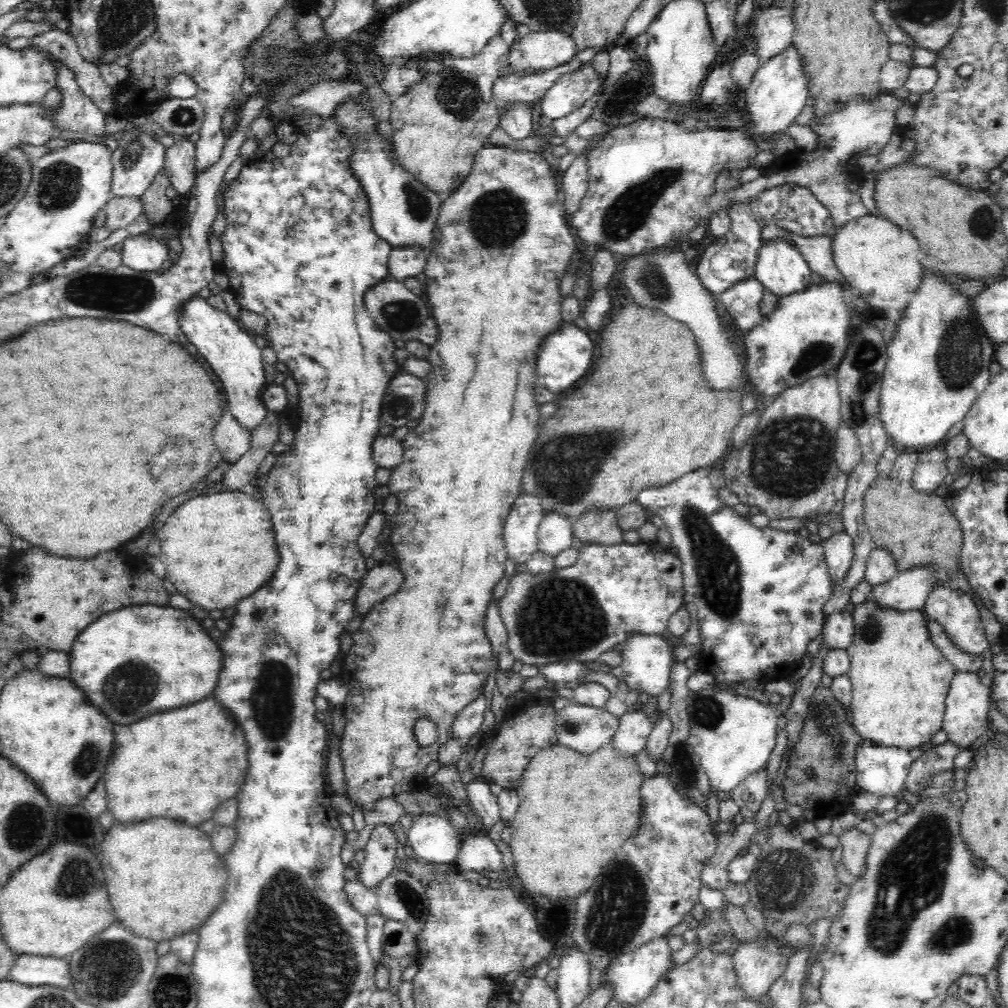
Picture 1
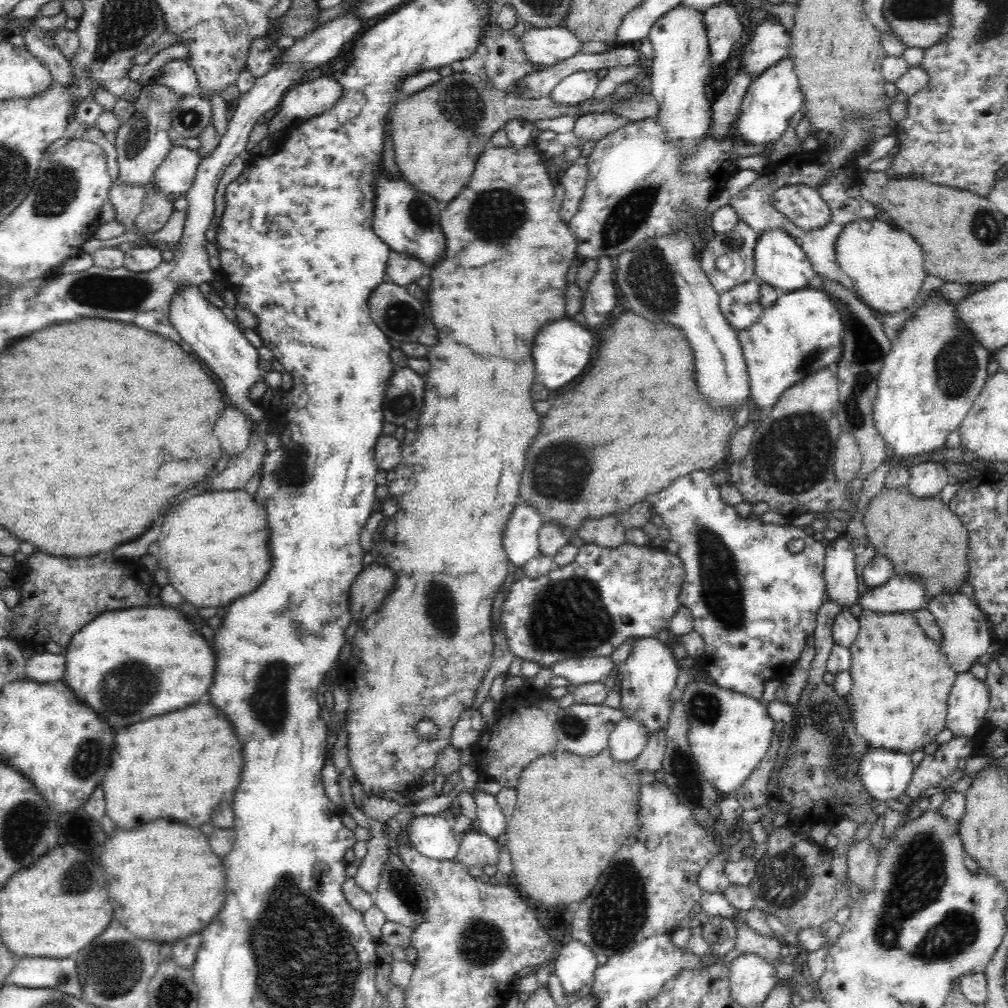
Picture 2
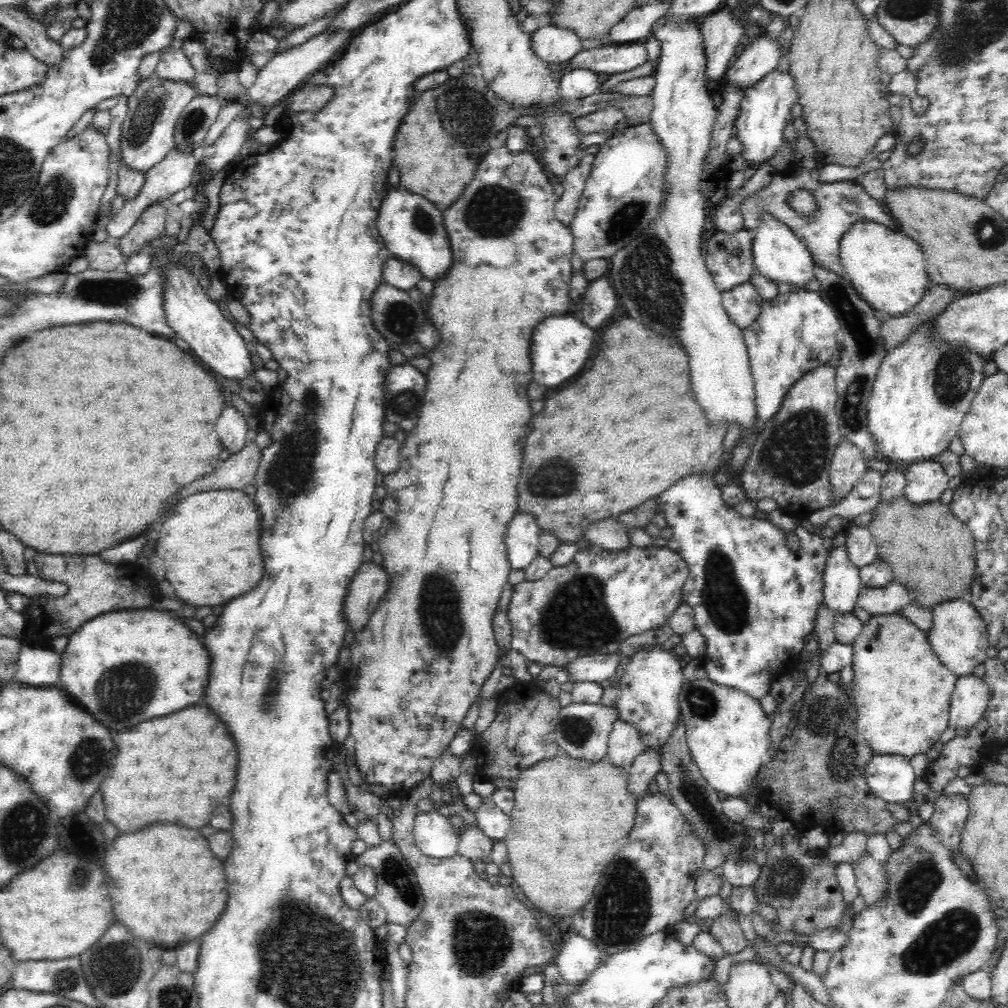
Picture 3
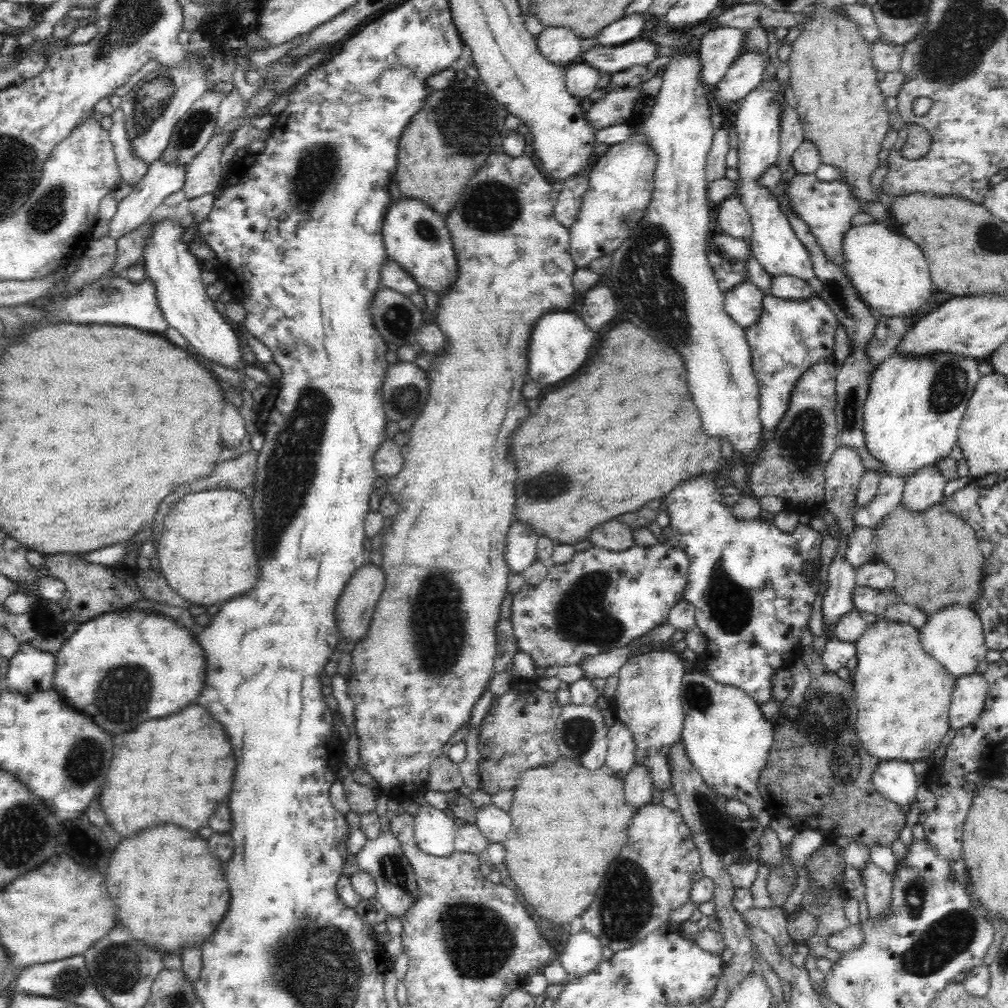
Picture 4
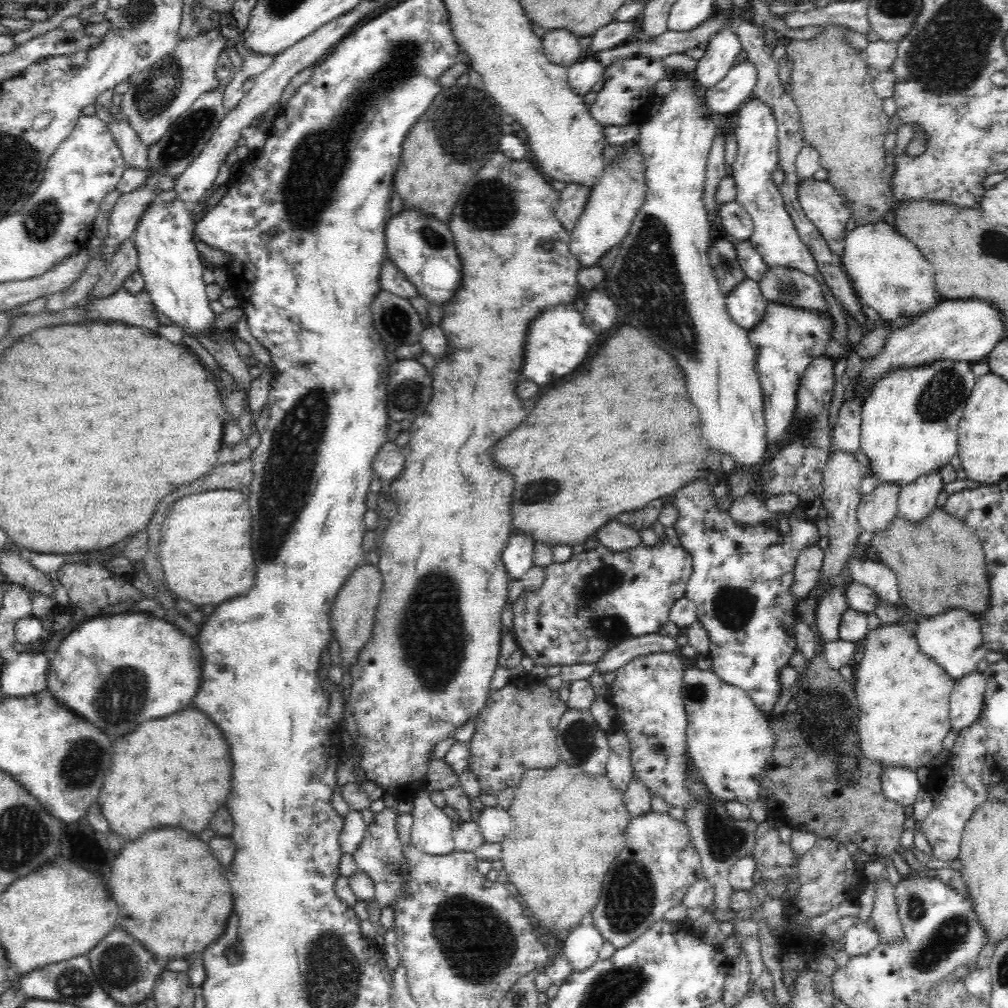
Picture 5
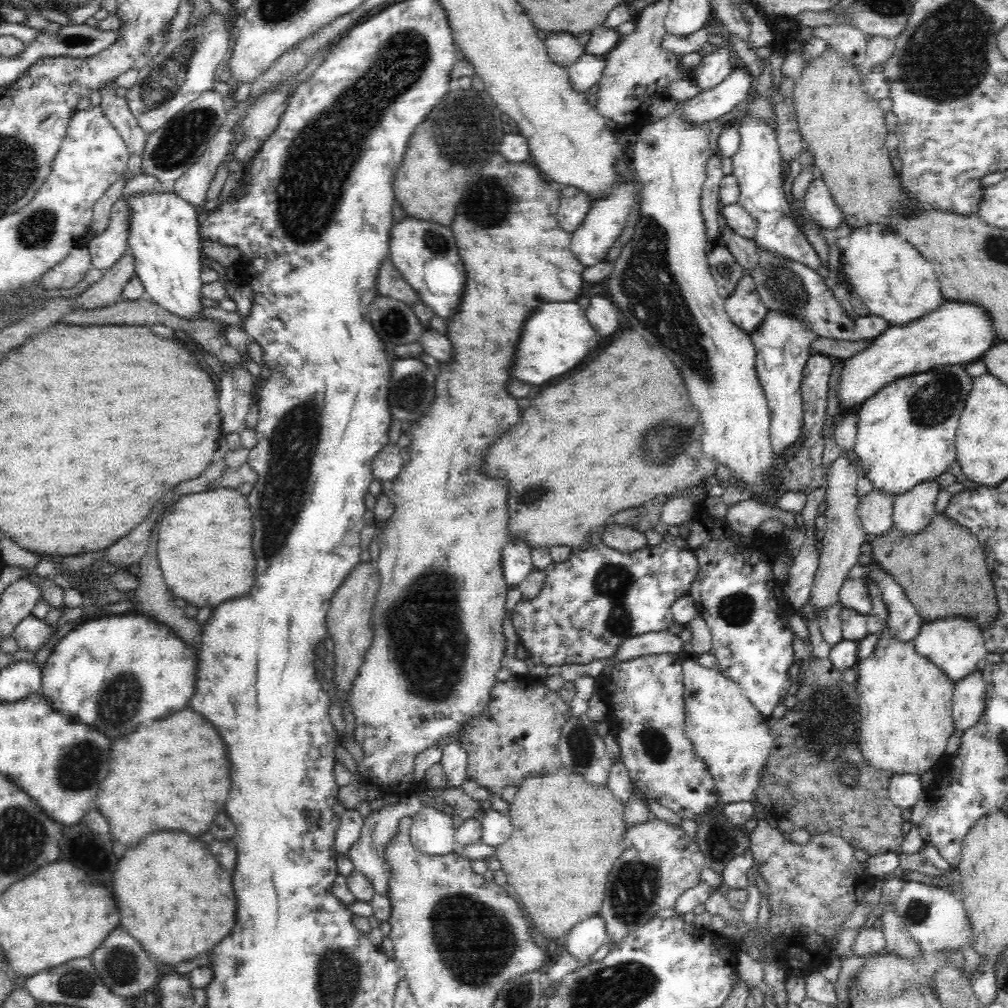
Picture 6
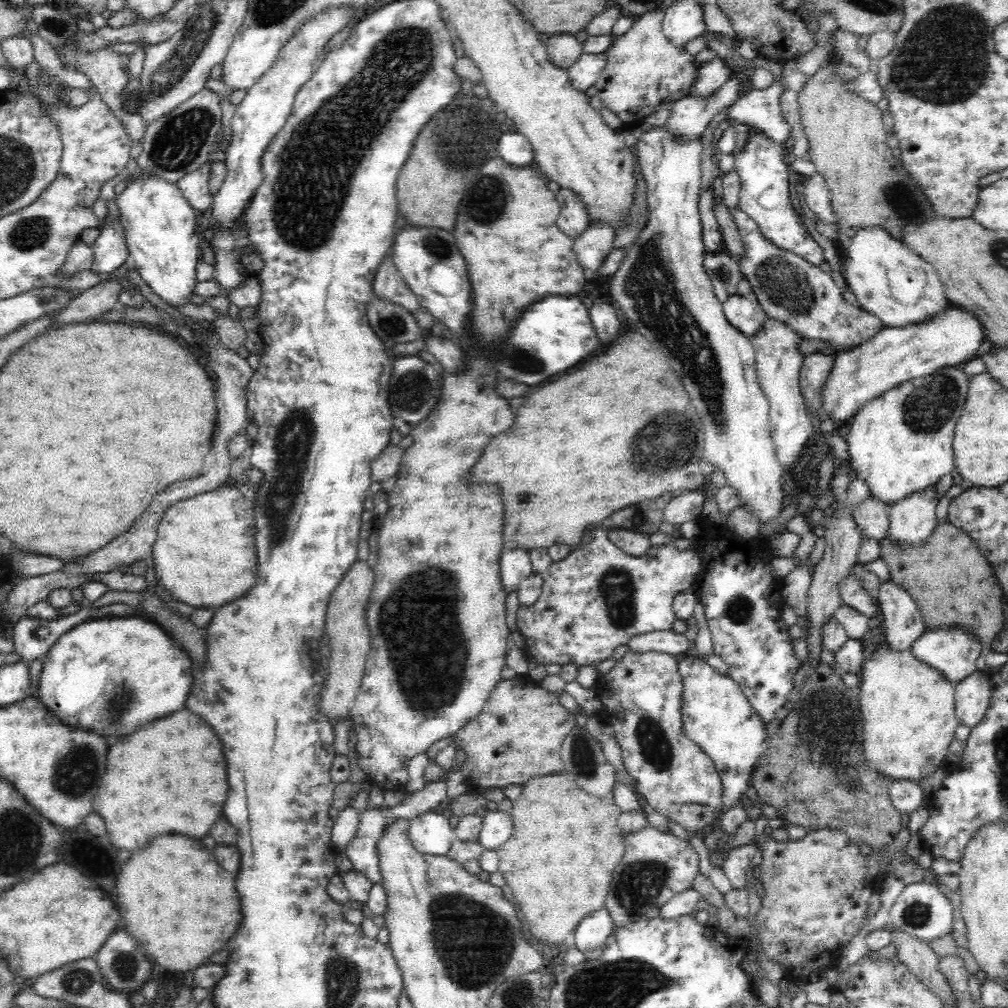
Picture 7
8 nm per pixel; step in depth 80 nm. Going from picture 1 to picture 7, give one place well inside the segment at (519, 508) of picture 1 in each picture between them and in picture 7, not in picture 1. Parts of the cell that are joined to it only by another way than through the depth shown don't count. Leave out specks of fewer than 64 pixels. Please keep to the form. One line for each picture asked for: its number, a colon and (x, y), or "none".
2: (521, 537)
3: (522, 537)
4: (521, 540)
5: (518, 555)
6: (516, 558)
7: (515, 564)

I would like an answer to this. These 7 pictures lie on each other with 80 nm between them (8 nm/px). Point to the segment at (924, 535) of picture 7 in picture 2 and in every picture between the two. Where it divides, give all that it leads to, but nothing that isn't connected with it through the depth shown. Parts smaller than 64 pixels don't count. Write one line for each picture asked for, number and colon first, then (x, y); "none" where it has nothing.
2: (928, 478)
3: (926, 481)
4: (925, 487)
5: (915, 500)
6: (912, 510)

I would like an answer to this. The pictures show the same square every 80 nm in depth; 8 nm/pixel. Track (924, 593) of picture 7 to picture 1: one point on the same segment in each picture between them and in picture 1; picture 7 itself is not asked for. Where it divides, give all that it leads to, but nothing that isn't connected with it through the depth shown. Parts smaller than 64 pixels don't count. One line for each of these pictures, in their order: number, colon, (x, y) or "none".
1: (917, 527)
2: (920, 536)
3: (931, 551)
4: (935, 556)
5: (939, 564)
6: (942, 571)

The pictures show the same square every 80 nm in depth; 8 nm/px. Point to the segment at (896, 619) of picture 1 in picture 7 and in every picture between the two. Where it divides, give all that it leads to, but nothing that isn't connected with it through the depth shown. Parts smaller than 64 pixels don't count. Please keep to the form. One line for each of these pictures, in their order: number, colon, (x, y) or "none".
2: (901, 681)
3: (902, 692)
4: (903, 696)
5: (903, 696)
6: (905, 701)
7: (907, 708)

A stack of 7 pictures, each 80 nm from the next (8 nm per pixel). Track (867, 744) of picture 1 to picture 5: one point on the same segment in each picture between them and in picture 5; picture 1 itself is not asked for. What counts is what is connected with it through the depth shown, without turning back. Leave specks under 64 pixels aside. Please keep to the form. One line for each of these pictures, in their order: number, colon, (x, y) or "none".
2: (885, 774)
3: (891, 778)
4: (895, 779)
5: (900, 784)

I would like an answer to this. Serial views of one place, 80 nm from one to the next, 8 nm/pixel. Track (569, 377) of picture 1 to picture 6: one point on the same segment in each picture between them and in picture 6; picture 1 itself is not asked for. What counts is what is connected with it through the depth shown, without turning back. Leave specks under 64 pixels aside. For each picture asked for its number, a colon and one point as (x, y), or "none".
2: (562, 350)
3: (561, 345)
4: (560, 342)
5: (558, 341)
6: (557, 337)

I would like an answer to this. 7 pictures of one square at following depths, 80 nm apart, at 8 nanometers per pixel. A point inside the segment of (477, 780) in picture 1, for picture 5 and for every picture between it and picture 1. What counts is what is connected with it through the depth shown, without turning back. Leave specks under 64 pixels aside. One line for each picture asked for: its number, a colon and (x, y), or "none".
2: (492, 821)
3: (492, 821)
4: (495, 824)
5: (494, 823)

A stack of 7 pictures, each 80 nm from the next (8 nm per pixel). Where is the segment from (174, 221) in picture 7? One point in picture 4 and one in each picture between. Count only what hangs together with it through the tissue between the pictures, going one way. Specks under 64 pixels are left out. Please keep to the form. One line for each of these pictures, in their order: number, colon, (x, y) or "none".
4: (181, 297)
5: (170, 264)
6: (164, 240)

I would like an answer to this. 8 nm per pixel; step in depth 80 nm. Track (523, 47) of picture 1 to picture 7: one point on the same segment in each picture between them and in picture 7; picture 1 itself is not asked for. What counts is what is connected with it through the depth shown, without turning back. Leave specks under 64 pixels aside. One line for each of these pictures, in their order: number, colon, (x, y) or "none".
2: (546, 47)
3: (551, 44)
4: (560, 45)
5: (560, 46)
6: (563, 48)
7: (563, 49)

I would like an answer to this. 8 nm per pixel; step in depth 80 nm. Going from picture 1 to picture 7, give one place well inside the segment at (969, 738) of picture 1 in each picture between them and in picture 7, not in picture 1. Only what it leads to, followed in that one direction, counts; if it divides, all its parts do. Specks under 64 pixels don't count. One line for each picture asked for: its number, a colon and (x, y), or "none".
2: (968, 700)
3: (969, 700)
4: (968, 700)
5: (967, 698)
6: (969, 694)
7: (972, 696)

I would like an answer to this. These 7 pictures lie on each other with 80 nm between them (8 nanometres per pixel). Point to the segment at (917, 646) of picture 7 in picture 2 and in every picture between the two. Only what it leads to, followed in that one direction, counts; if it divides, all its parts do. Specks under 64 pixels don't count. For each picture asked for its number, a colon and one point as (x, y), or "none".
2: (965, 634)
3: (959, 637)
4: (954, 636)
5: (953, 639)
6: (955, 644)

